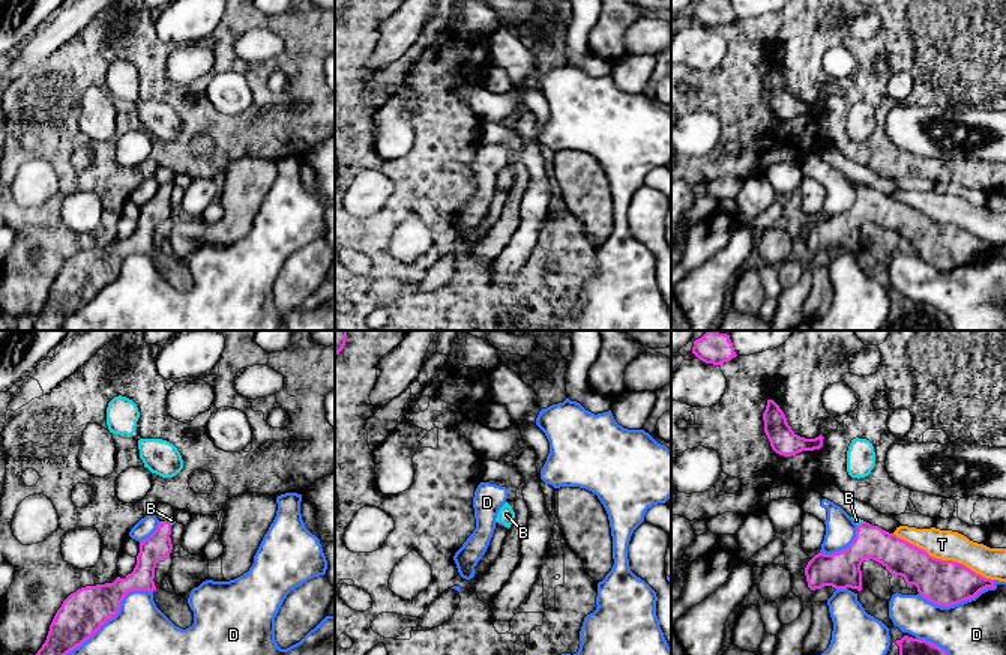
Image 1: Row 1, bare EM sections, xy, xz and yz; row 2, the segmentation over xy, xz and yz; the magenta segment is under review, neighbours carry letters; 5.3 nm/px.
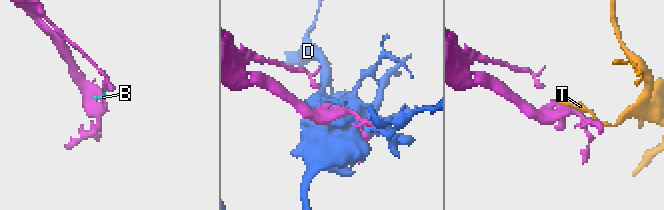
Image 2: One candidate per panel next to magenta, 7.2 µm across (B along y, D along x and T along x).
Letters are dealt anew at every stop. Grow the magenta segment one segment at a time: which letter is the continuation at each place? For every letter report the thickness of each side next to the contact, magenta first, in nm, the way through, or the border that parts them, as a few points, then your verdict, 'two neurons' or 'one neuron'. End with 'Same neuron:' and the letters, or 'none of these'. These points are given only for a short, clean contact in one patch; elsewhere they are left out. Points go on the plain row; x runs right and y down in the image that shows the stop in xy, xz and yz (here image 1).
B: calibres 20 and 90 nm; one neuron
D: calibres 240 and 480 nm; two neurons
T: calibres 240 and 160 nm; two neurons
Same neuron: B

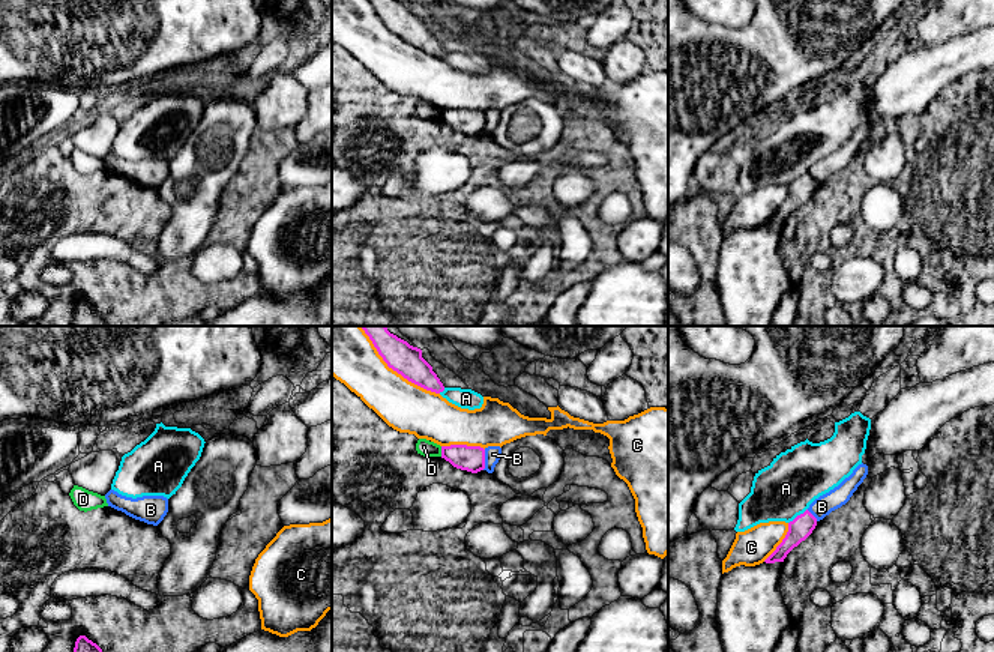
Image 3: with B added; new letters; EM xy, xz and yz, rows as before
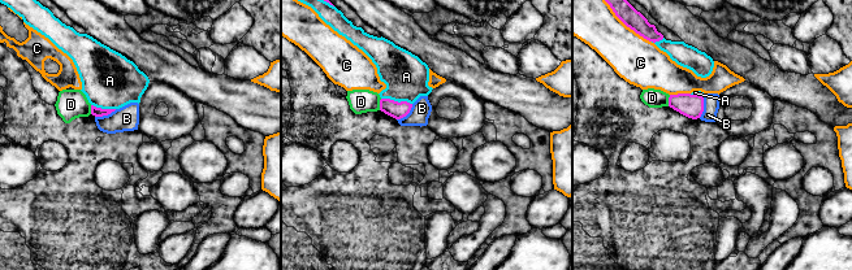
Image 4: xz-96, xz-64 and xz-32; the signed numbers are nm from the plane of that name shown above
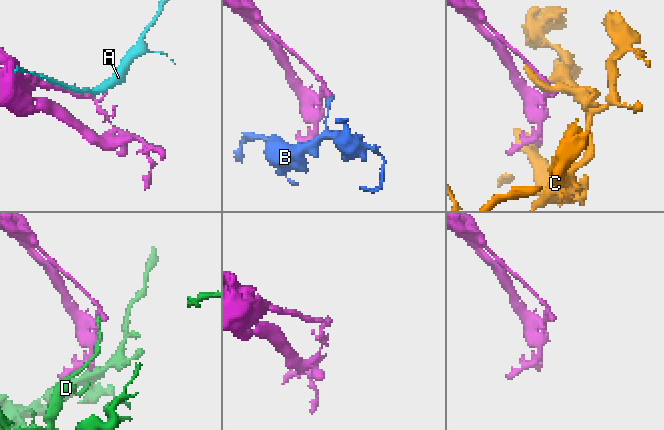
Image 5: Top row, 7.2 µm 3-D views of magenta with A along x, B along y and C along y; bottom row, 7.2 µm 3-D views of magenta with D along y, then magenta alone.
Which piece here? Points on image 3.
A: calibres 120 and 320 nm; two neurons
B: calibres 140 and 90 nm; border xz (485, 113), (485, 129), (482, 132); two neurons
C: calibres 160 and 260 nm; two neurons
D: calibres 140 and 90 nm; border xz (440, 110), (442, 119); two neurons
Same neuron: none of these

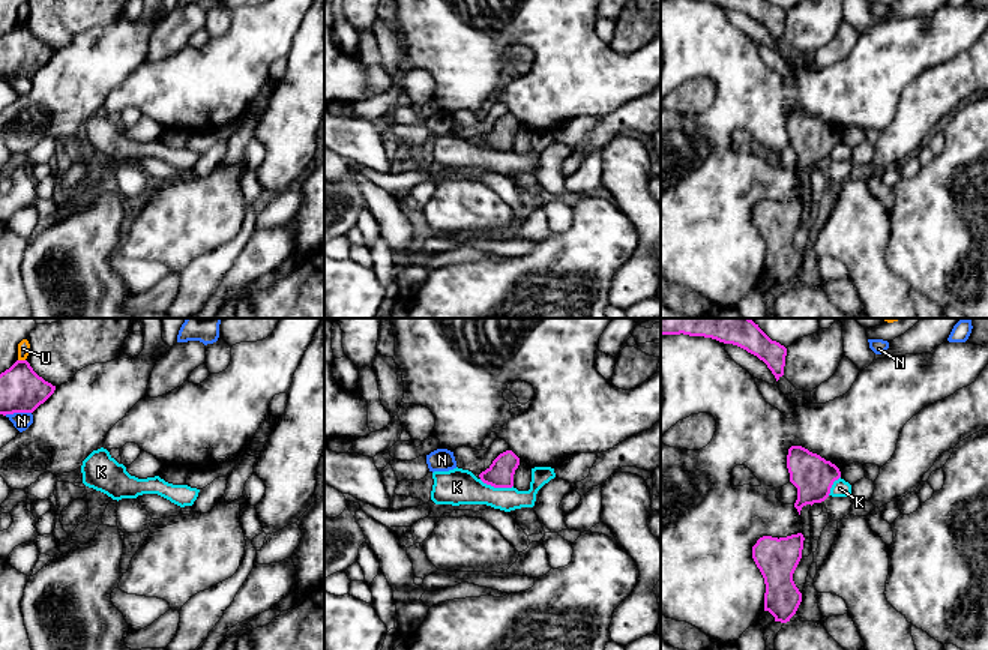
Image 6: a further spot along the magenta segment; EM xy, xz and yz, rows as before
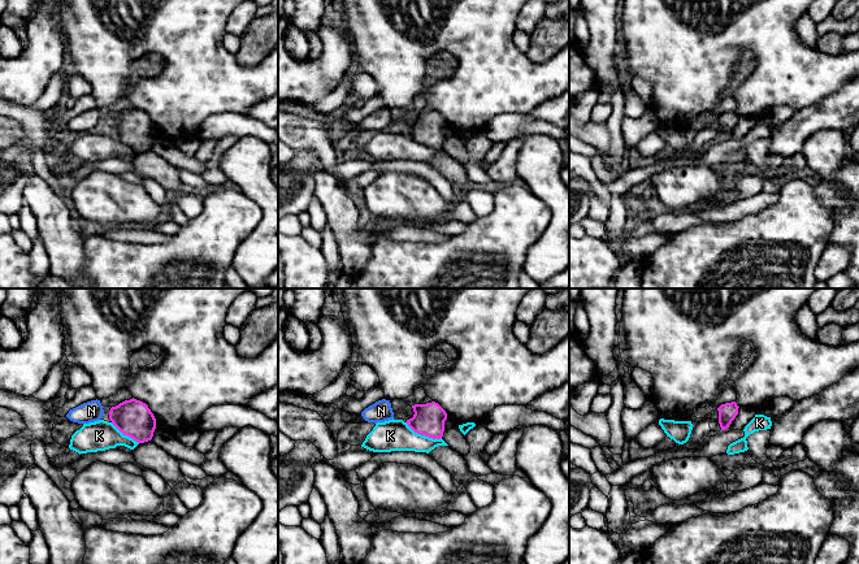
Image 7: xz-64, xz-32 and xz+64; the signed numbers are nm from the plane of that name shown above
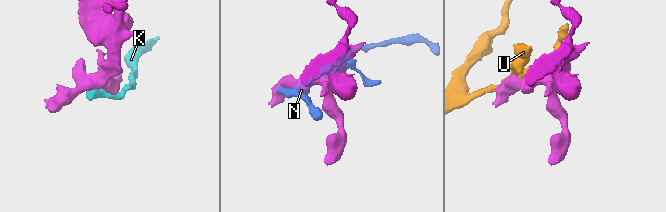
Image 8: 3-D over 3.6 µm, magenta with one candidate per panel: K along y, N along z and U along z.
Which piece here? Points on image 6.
K: calibres 140 and 190 nm; border xz (479, 143), (494, 150), (512, 150); two neurons
N: calibres 240 and 100 nm; border xy (30, 75), (5, 78); two neurons
U: calibres 240 and 60 nm; border xy (18, 23), (24, 24); two neurons
Same neuron: none of these

